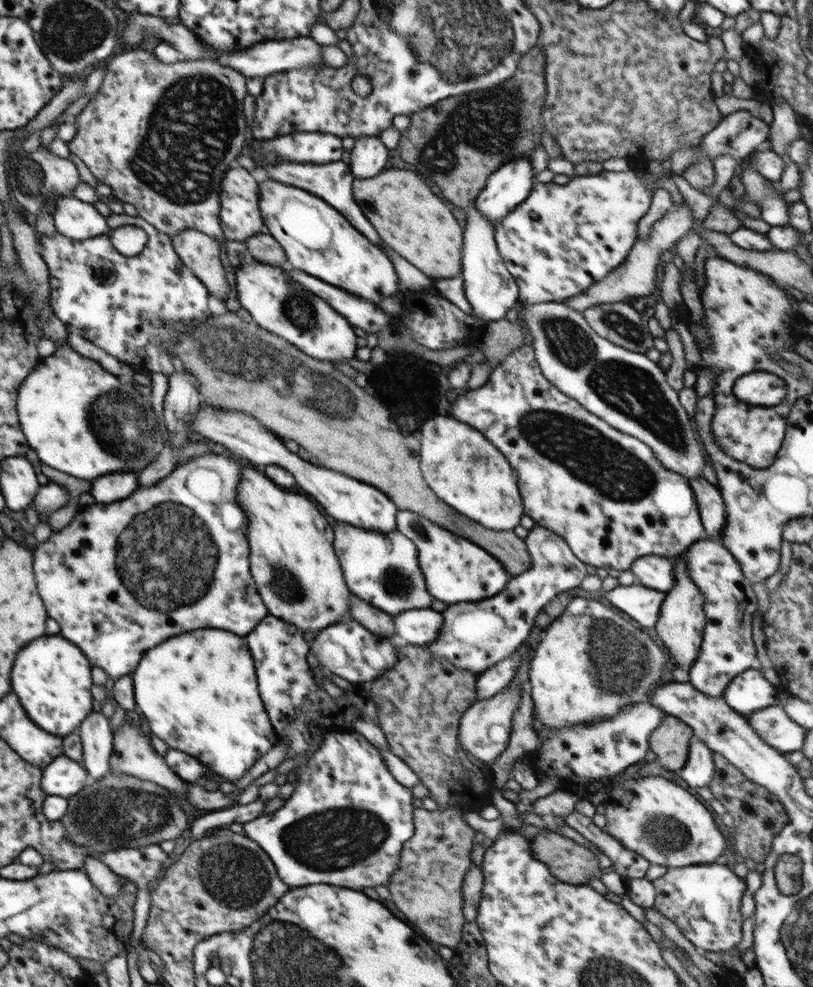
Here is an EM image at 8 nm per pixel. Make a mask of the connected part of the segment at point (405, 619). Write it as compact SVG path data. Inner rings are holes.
M432 608L412 609L394 615L396 638L405 644L430 644L437 639L442 618L442 614Z

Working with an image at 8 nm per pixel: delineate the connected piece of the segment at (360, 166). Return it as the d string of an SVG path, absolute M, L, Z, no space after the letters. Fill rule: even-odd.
M380 136L357 138L350 154L350 170L356 178L378 176L388 164L389 149L380 141Z

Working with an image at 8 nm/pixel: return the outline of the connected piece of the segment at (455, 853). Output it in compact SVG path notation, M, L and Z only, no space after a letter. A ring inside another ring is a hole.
M416 804L414 836L403 844L398 868L387 887L396 908L404 912L406 918L414 918L409 920L410 924L414 924L428 940L450 948L462 940L465 923L463 883L466 873L474 865L470 852L477 830L464 822L462 814L461 808L454 805L430 812Z

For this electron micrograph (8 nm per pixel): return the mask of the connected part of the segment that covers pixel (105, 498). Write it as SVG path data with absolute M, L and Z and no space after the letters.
M138 471L111 472L95 478L92 488L88 491L95 498L96 503L109 503L119 501L130 496L138 487Z

